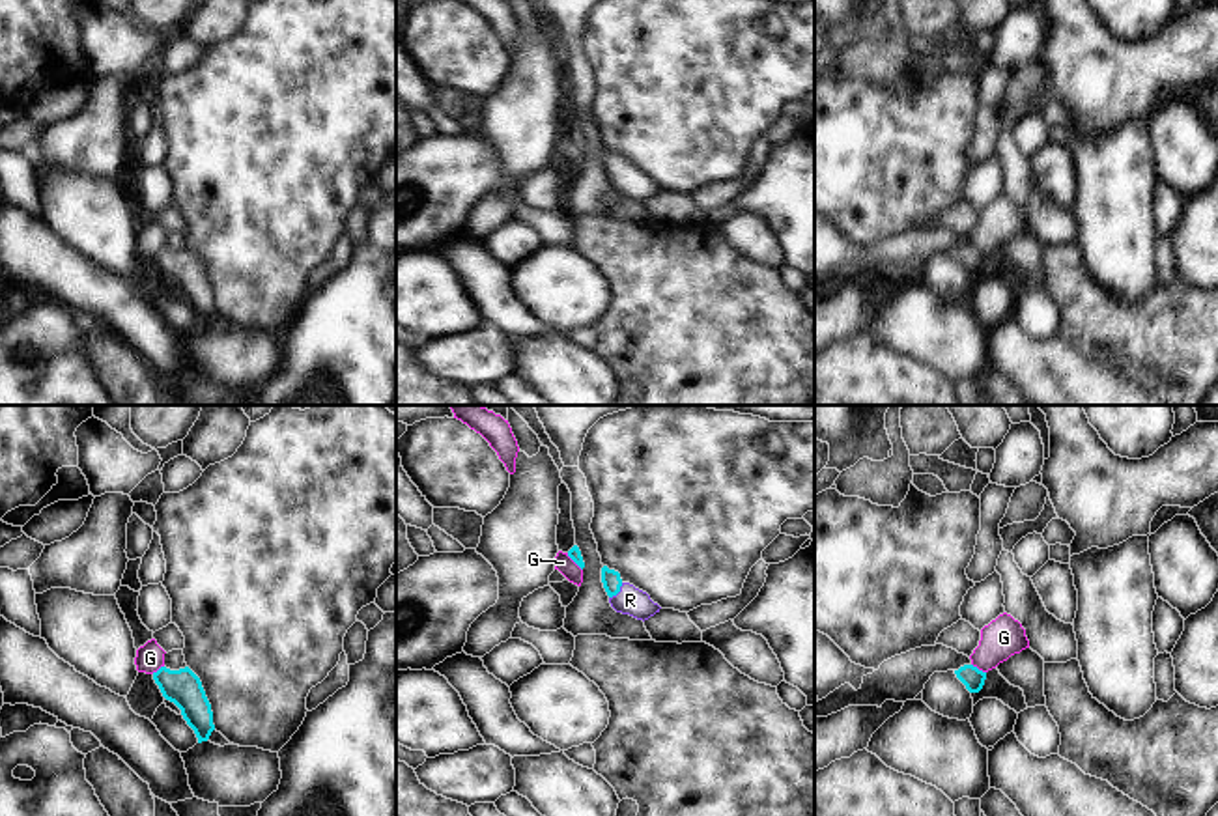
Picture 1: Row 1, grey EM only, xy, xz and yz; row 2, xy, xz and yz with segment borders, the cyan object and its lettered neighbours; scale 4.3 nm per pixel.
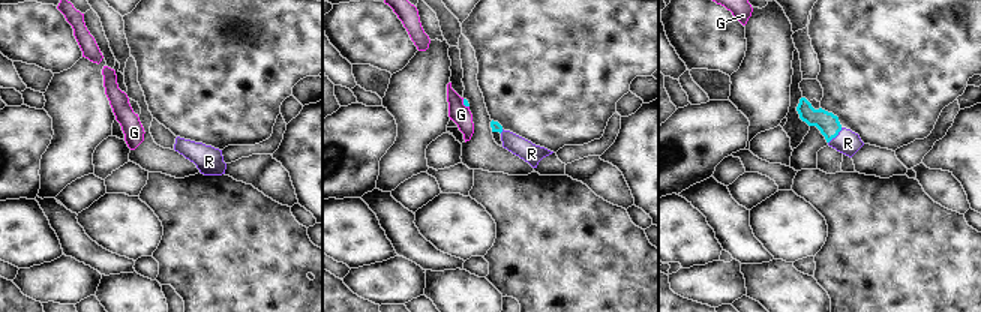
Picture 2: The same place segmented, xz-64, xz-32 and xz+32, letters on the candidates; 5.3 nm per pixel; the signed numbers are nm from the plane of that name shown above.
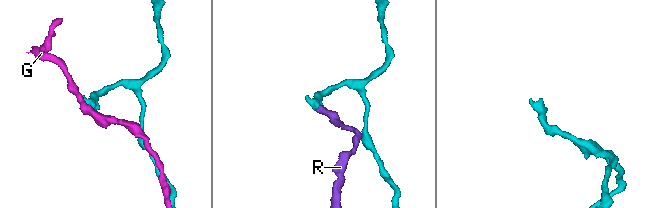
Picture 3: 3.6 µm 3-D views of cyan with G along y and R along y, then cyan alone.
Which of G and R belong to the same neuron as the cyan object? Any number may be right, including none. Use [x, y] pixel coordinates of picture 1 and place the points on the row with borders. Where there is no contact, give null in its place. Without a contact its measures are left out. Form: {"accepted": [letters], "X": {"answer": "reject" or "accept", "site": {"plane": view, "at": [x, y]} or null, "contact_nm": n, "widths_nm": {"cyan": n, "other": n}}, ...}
{"accepted": ["R"], "G": {"answer": "reject", "site": {"plane": "xz", "at": [574, 561]}, "contact_nm": 100, "widths_nm": {"cyan": 60, "other": 80}}, "R": {"answer": "accept", "site": {"plane": "xz", "at": [617, 592]}, "contact_nm": 90, "widths_nm": {"cyan": 80, "other": 120}}}

